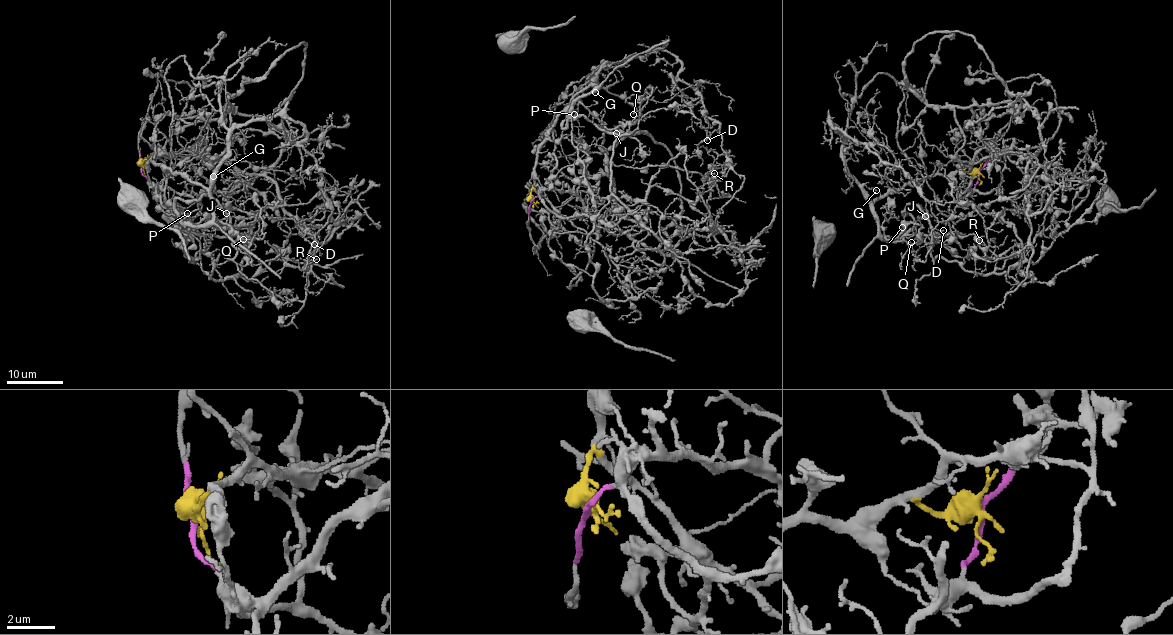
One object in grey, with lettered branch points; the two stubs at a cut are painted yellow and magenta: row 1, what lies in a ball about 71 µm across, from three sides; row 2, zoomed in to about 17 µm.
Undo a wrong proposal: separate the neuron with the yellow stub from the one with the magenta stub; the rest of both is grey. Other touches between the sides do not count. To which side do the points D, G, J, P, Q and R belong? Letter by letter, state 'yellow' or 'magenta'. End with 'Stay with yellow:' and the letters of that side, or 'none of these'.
D: yellow
G: yellow
J: yellow
P: yellow
Q: yellow
R: yellow
Stay with yellow: D, G, J, P, Q, R

